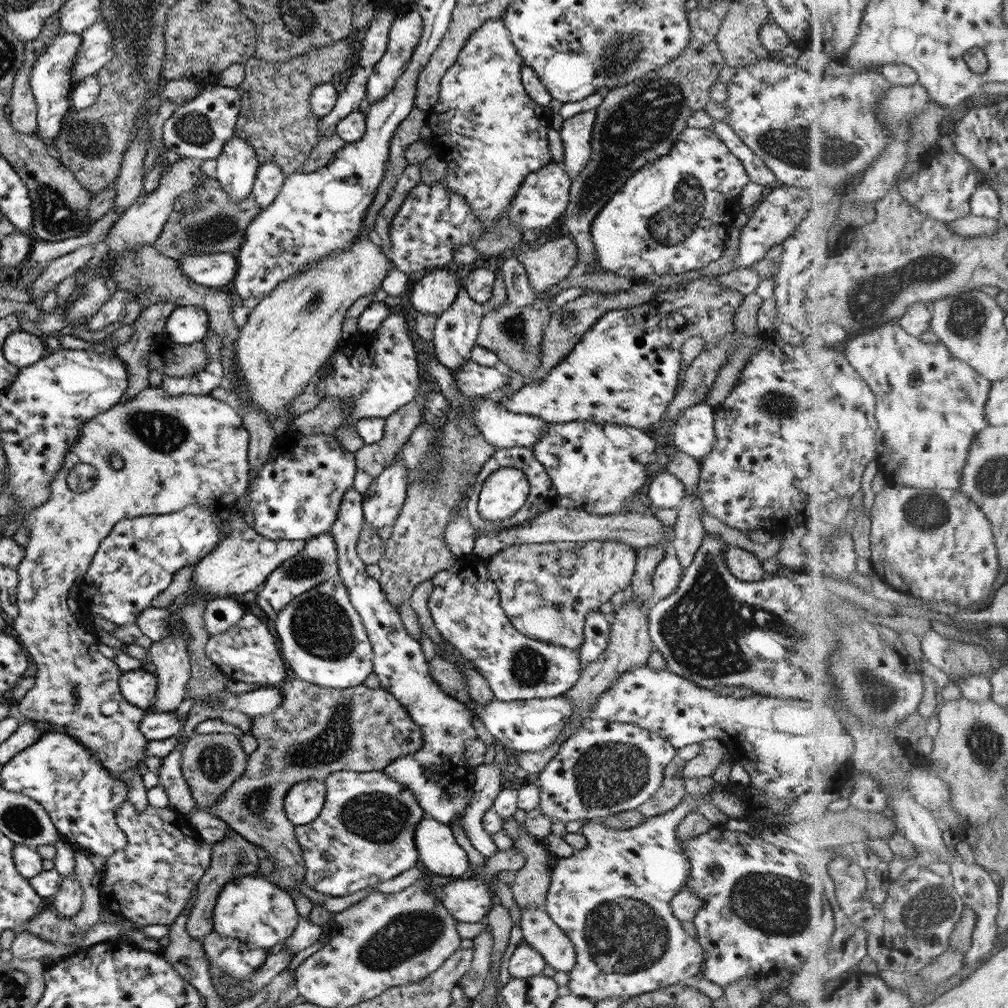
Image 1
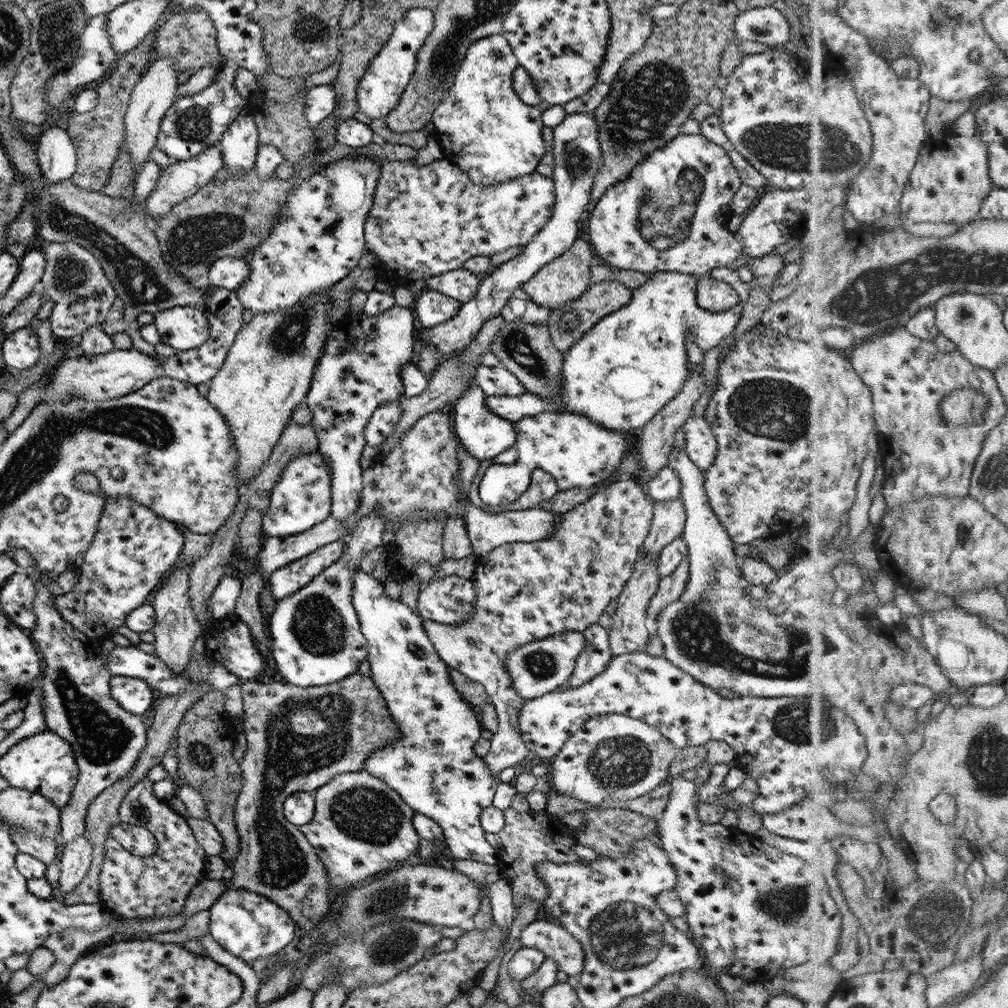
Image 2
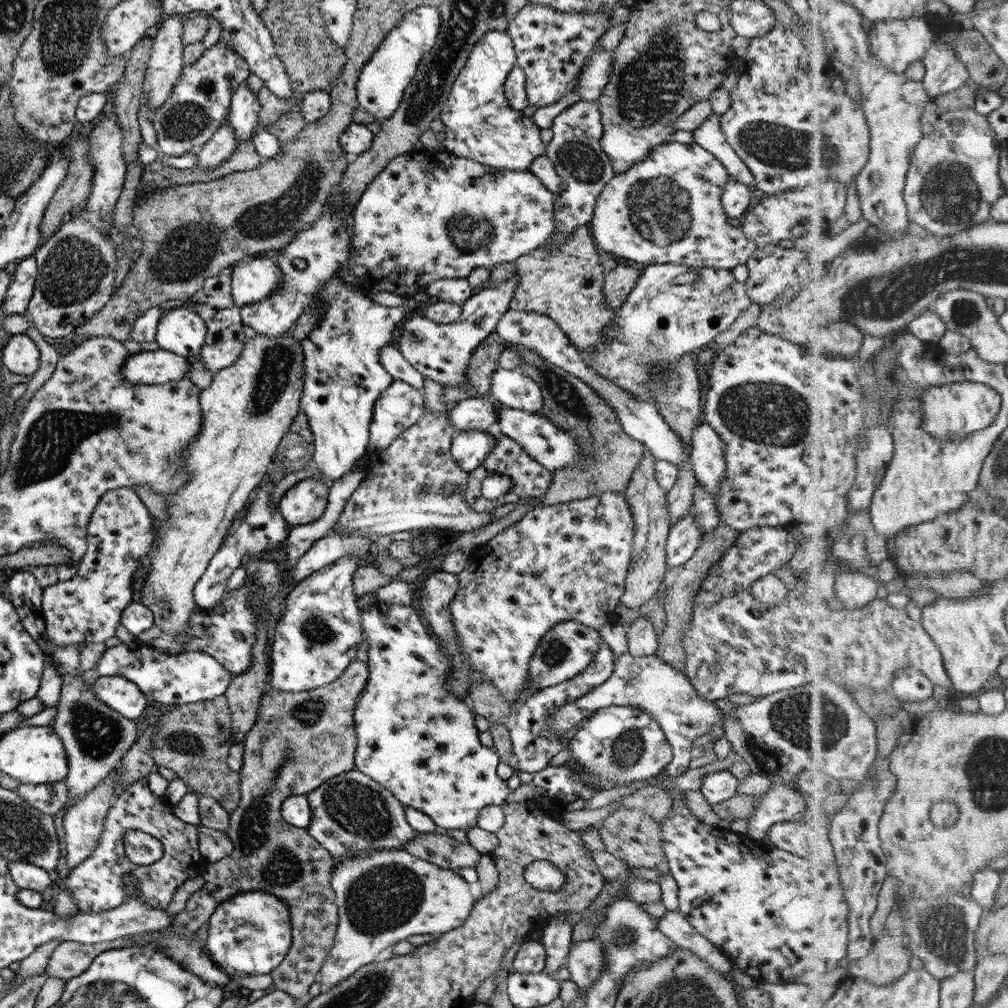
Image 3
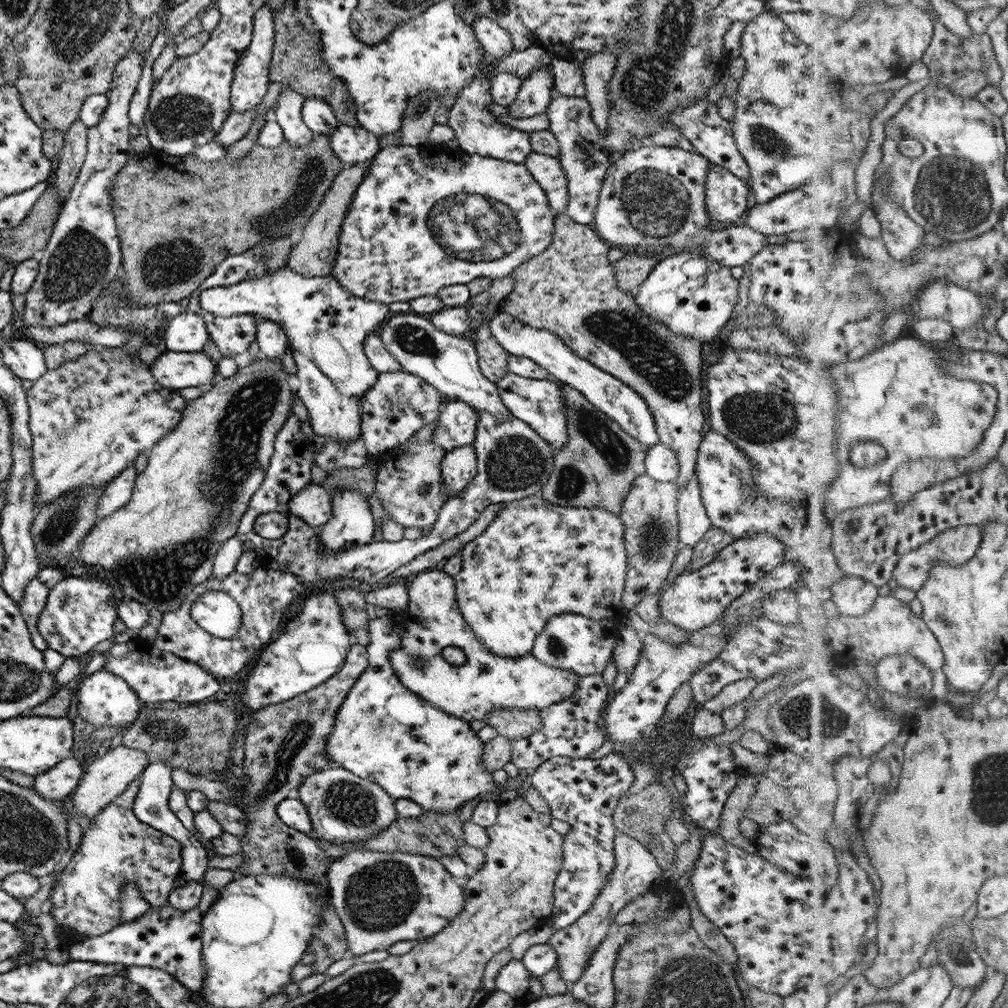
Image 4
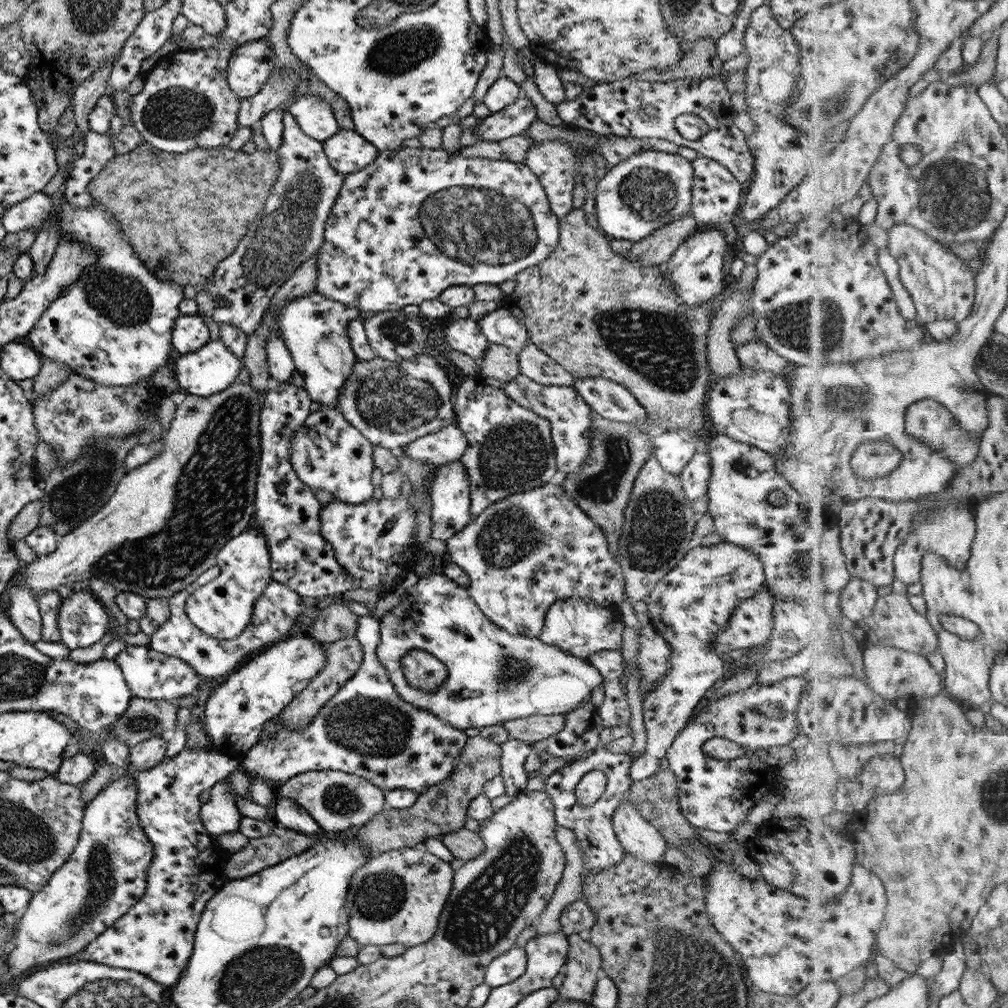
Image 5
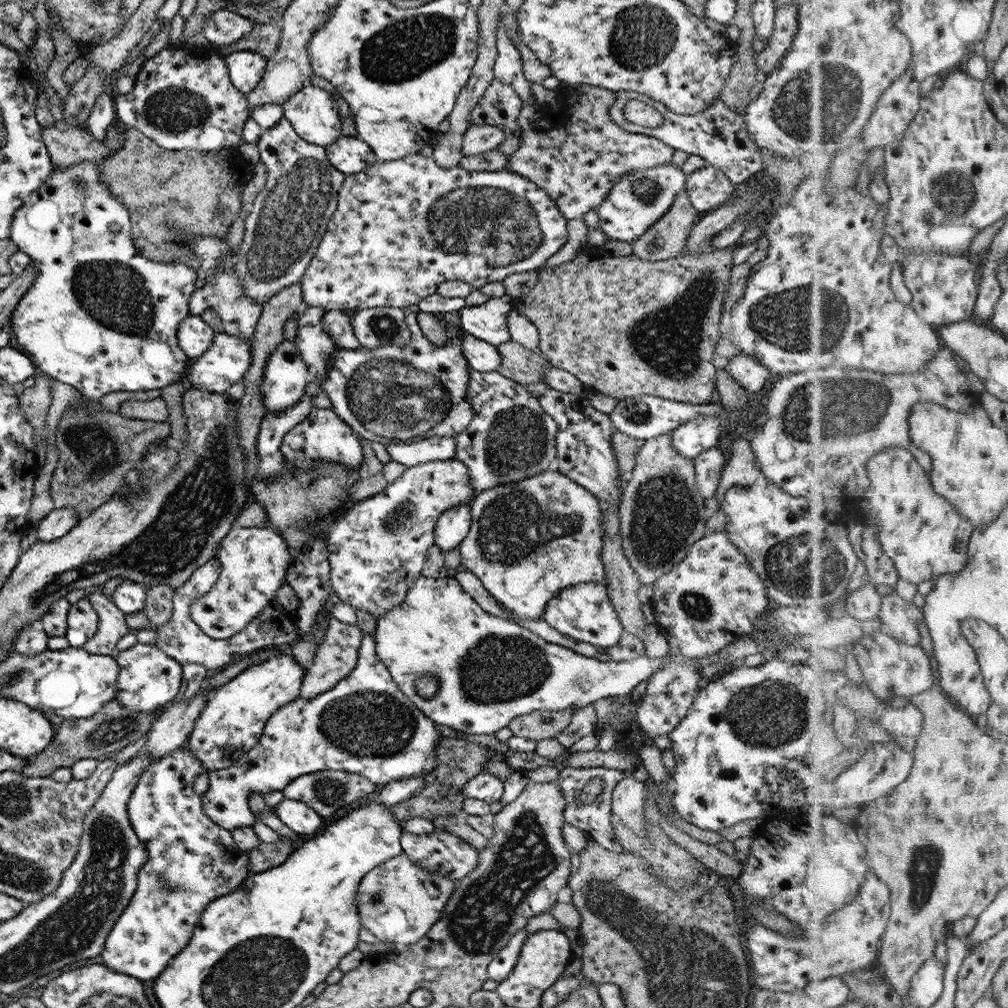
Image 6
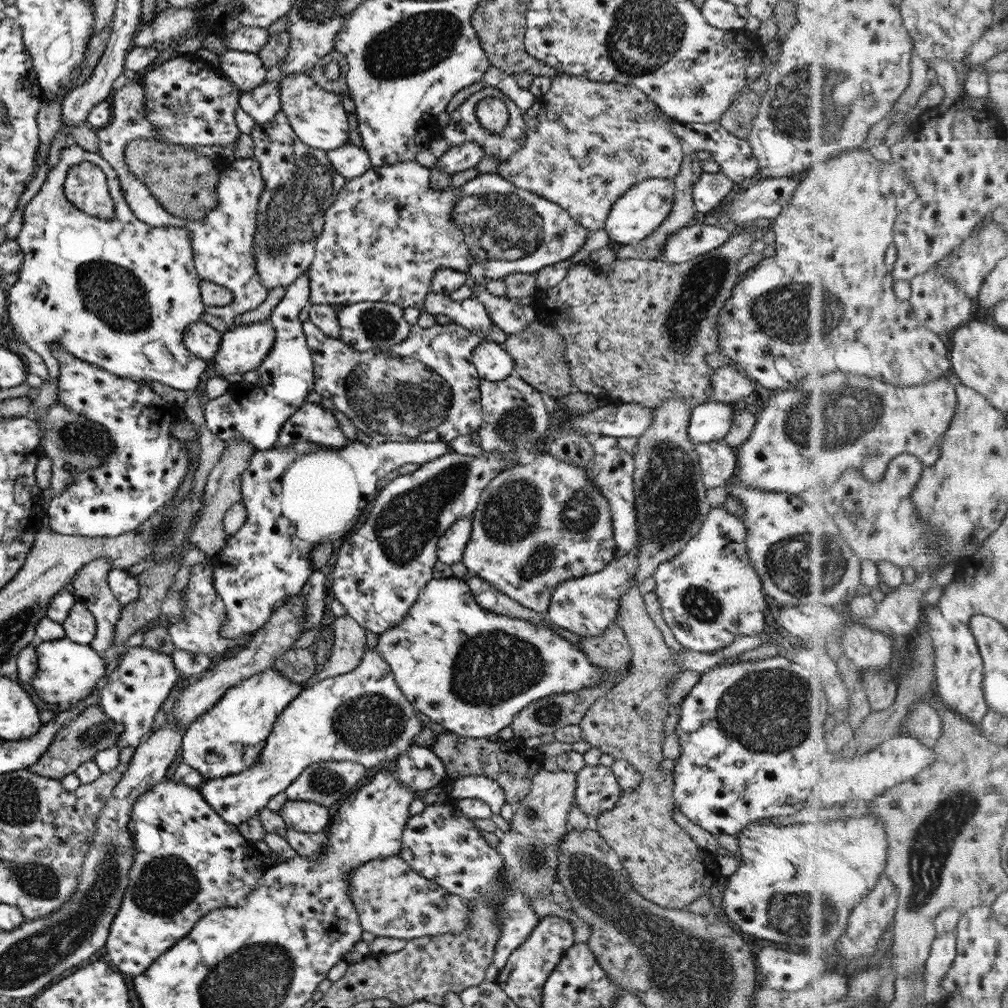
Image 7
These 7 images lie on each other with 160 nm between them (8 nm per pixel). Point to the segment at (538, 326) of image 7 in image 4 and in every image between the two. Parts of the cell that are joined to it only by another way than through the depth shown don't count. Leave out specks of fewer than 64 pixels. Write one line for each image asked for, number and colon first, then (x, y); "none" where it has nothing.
4: (492, 360)
5: (499, 362)
6: (526, 367)

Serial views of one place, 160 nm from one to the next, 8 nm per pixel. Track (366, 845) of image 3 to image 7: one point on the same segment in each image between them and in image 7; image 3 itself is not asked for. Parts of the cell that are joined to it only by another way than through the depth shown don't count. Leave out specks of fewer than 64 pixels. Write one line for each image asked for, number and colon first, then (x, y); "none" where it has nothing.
4: (343, 809)
5: (339, 802)
6: (325, 791)
7: (325, 782)

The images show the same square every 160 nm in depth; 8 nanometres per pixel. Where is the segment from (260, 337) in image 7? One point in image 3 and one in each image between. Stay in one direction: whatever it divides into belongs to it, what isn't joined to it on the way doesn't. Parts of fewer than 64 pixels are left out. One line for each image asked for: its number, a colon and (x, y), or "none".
3: (159, 366)
4: (172, 370)
5: (209, 369)
6: (227, 359)

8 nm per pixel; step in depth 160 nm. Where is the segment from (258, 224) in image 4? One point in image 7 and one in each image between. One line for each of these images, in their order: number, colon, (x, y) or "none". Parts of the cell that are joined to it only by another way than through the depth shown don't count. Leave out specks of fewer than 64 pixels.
5: (181, 213)
6: (167, 195)
7: (183, 183)

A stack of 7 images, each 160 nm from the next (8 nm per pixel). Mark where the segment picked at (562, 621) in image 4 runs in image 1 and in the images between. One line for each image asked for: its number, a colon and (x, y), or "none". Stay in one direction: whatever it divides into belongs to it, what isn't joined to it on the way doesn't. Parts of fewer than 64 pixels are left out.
1: (463, 605)
2: (536, 668)
3: (565, 650)

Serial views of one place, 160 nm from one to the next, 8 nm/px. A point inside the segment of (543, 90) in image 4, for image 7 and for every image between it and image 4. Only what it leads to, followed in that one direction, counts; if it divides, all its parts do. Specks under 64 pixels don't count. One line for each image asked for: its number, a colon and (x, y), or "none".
5: (516, 118)
6: (477, 139)
7: (457, 158)

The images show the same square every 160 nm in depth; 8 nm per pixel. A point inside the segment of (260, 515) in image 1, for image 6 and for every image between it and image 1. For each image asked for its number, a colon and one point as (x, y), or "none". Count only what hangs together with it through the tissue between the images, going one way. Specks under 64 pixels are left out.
2: (300, 498)
3: (305, 501)
4: (312, 505)
5: (372, 541)
6: (376, 547)

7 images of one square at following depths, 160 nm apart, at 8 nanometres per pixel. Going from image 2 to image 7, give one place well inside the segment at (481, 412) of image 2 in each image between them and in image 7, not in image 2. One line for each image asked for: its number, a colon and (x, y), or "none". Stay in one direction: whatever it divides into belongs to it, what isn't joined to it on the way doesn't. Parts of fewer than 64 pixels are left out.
3: (468, 448)
4: (457, 466)
5: (448, 492)
6: (452, 525)
7: (449, 548)

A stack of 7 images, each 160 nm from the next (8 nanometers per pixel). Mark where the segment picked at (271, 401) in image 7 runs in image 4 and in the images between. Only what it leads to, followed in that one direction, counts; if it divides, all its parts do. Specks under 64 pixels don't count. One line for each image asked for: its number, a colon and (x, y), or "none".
4: (270, 337)
5: (280, 365)
6: (284, 376)

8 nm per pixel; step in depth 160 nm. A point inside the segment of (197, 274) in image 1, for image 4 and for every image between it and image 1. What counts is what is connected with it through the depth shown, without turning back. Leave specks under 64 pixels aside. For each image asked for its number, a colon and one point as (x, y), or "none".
2: (230, 273)
3: (251, 280)
4: (324, 324)

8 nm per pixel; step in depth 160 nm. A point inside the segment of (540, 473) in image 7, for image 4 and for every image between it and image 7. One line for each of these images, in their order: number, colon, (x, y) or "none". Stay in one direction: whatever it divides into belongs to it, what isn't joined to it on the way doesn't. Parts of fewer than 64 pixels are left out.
4: (535, 560)
5: (521, 554)
6: (528, 539)

